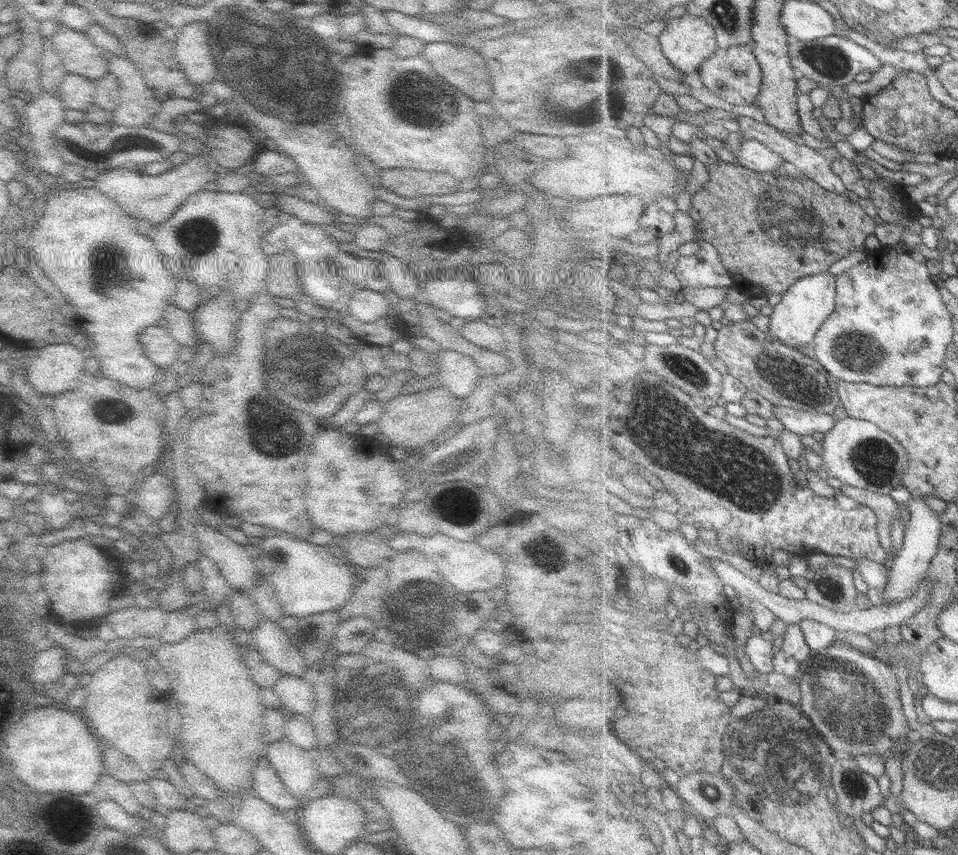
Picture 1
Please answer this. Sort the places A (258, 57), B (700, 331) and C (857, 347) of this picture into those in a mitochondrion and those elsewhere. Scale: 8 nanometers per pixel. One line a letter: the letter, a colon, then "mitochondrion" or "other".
A: mitochondrion
B: other
C: mitochondrion

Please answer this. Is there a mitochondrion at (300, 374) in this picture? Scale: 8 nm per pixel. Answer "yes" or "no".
yes

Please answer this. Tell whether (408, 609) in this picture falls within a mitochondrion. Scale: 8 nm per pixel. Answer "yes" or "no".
yes

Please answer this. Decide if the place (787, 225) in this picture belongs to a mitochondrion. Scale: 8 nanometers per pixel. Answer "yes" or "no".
yes

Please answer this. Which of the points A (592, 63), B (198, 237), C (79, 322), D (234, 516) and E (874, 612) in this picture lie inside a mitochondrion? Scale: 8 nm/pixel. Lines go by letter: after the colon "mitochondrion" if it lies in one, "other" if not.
A: other
B: mitochondrion
C: other
D: other
E: other

